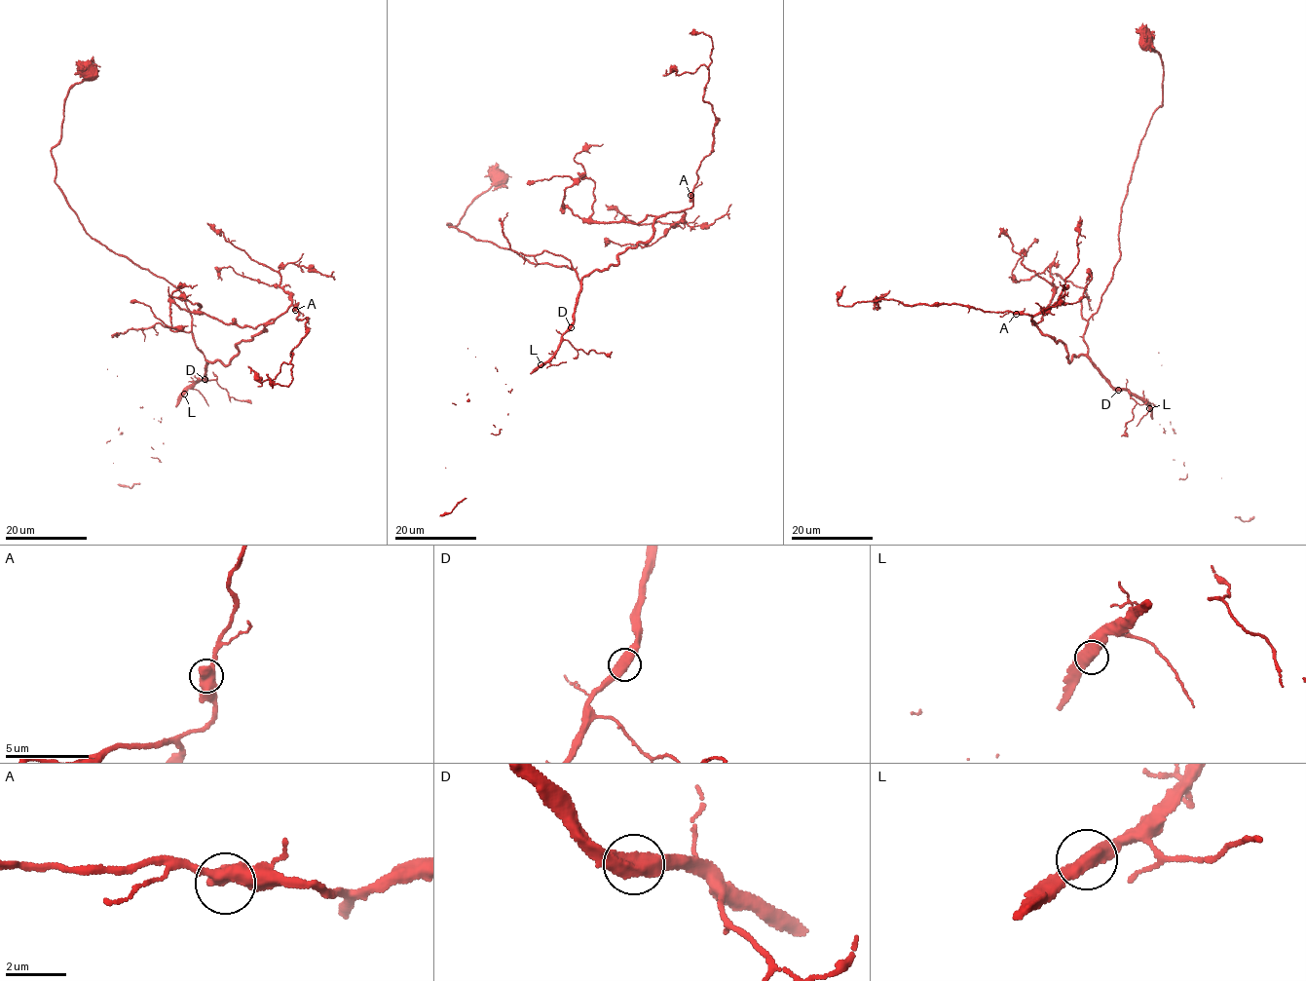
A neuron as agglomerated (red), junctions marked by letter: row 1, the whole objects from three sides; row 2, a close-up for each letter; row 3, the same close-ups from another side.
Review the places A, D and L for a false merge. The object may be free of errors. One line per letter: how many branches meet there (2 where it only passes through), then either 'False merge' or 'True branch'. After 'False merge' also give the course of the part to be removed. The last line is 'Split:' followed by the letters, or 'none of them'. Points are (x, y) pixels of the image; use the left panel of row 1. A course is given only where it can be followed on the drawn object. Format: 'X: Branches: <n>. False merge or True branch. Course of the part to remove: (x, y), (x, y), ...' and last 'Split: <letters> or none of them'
A: Branches: 2. True branch
D: Branches: 2. True branch
L: Branches: 2. True branch
Split: none of them

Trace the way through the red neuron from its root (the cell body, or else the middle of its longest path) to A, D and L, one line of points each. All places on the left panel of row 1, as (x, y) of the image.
A: (89, 72), (69, 90), (51, 153), (87, 233), (177, 287), (208, 361), (226, 365), (236, 345), (295, 310)
D: (89, 72), (65, 100), (62, 137), (52, 150), (55, 183), (91, 237), (179, 290), (206, 360), (205, 379)
L: (89, 72), (65, 100), (62, 137), (52, 150), (55, 181), (87, 233), (182, 294), (207, 368), (184, 394)

